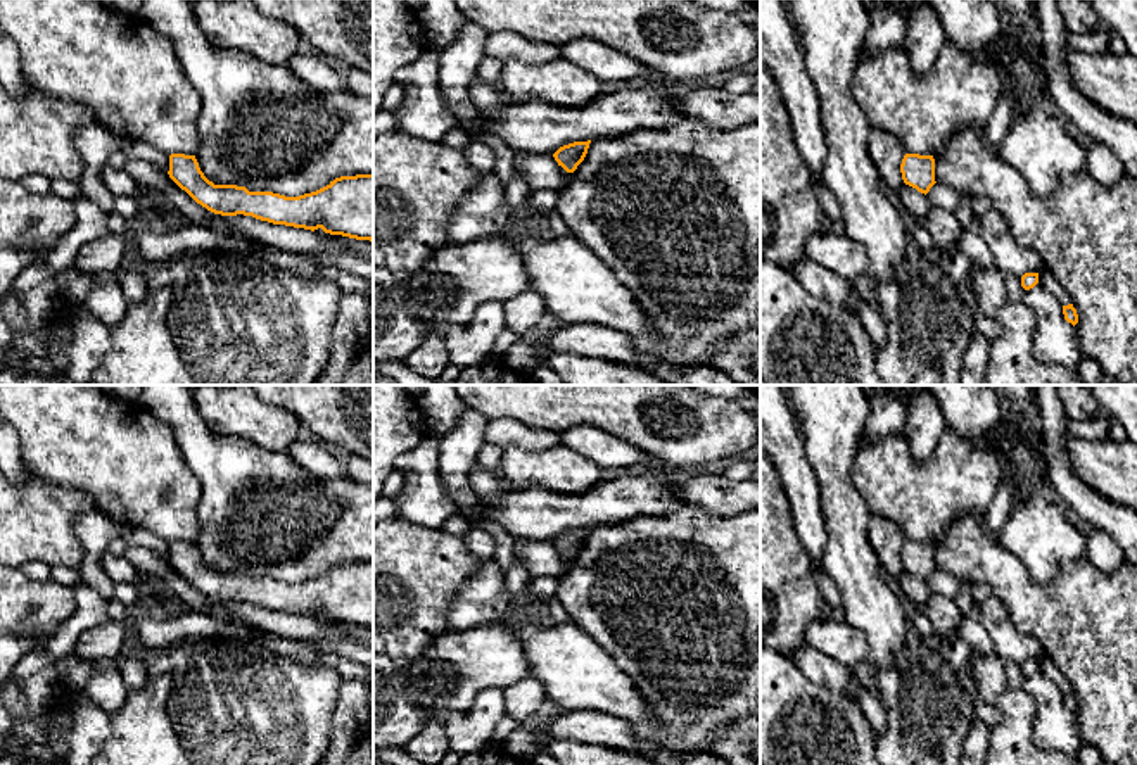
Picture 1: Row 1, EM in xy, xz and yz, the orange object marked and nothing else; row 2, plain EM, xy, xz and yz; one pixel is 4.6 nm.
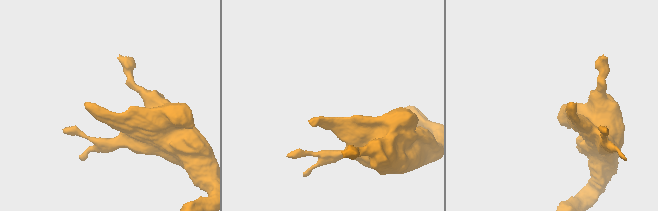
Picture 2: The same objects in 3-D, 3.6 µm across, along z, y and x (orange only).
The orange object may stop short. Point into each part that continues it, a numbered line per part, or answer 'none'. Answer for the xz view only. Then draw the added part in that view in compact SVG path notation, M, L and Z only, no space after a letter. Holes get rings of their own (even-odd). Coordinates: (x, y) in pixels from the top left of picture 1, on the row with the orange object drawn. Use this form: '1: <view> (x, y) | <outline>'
none

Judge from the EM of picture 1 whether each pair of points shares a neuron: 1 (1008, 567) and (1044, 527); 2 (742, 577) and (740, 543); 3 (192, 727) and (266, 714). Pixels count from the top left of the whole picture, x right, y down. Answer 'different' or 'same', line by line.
1: different
2: same
3: same

